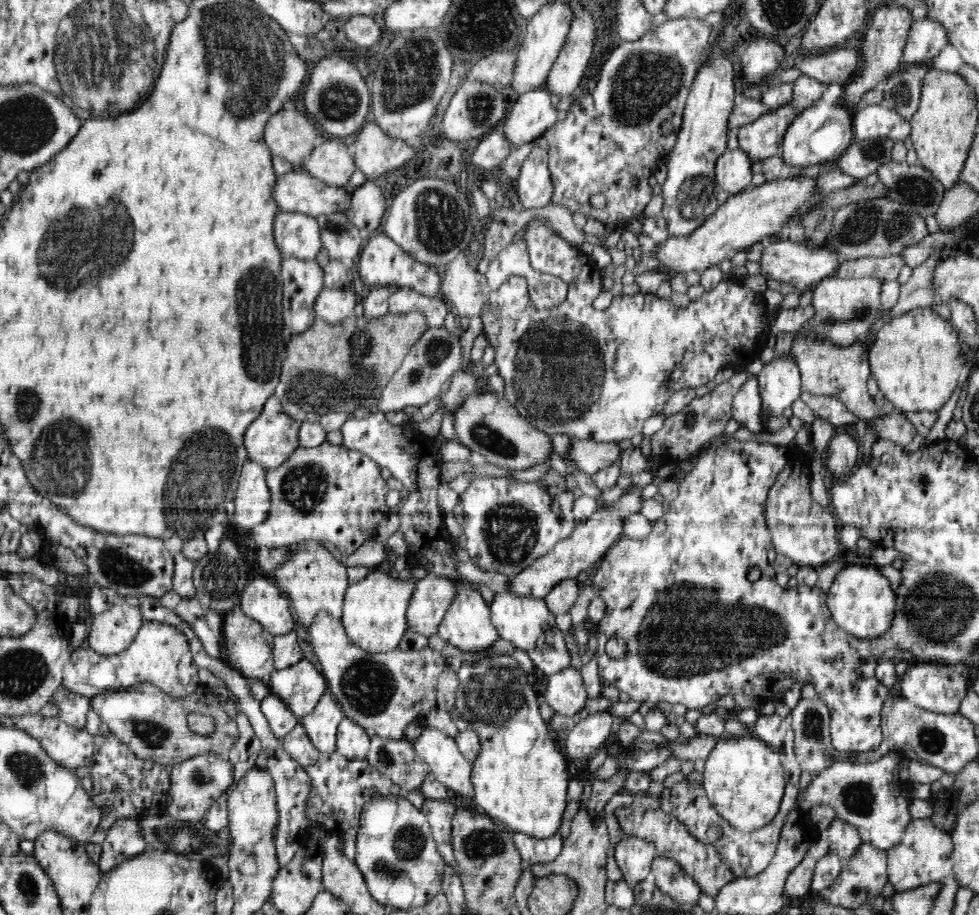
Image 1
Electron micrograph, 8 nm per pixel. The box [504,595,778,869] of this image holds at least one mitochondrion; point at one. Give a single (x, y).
(669, 666)

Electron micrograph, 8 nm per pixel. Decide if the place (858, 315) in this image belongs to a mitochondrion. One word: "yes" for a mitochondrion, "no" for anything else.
yes

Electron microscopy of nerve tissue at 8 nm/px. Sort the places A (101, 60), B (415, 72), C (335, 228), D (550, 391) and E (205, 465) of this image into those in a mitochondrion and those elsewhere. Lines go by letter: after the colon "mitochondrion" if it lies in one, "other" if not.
A: mitochondrion
B: mitochondrion
C: mitochondrion
D: mitochondrion
E: mitochondrion

